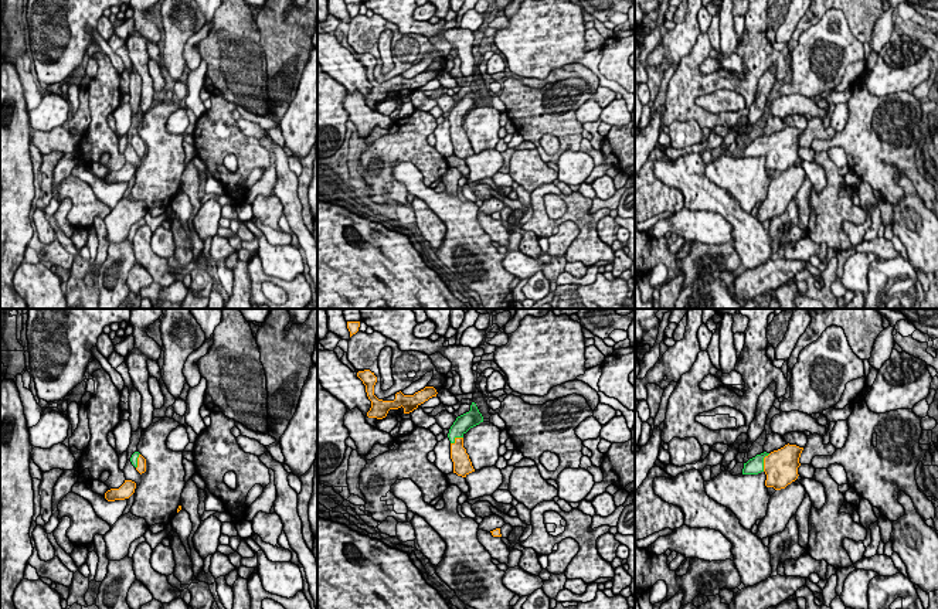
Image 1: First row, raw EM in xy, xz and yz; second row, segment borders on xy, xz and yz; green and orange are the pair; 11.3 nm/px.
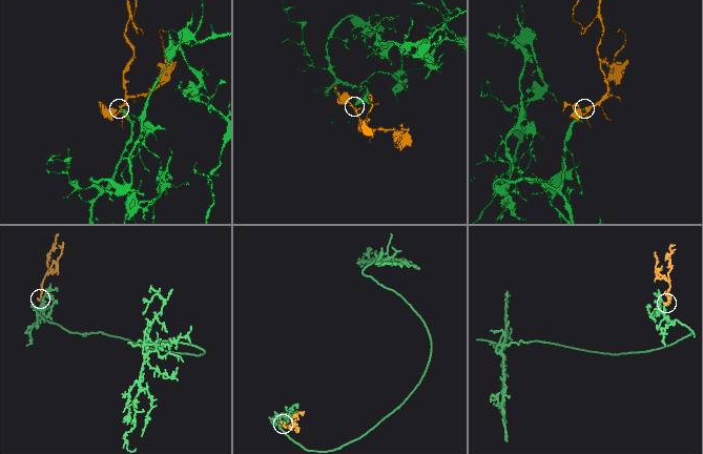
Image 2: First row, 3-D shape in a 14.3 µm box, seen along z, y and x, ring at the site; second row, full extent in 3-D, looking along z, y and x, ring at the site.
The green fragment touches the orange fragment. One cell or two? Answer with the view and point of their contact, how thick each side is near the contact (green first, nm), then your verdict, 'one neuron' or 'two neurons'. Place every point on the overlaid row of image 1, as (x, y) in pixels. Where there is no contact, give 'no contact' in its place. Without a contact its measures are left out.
contact yz (763, 462); calibres 190 and 380 nm; one neuron

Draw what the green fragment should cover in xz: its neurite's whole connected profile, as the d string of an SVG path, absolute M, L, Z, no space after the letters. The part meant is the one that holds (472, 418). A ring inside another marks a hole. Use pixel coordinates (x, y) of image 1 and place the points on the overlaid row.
M472 402L470 411L458 416L449 429L451 459L453 462L453 473L458 476L466 477L469 473L475 472L469 455L463 448L463 435L480 422L483 422L483 416L476 404Z

